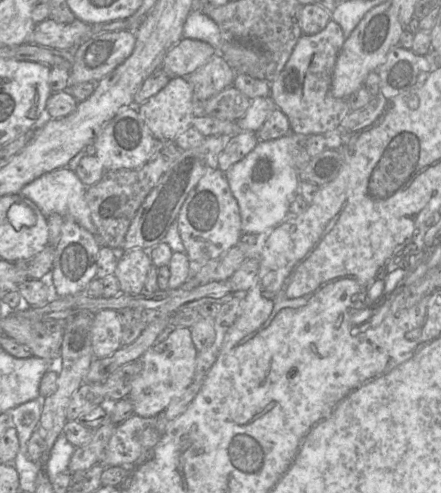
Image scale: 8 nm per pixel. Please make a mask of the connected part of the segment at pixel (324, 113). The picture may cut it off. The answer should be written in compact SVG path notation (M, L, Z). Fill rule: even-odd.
M332 19L315 35L302 35L282 71L271 81L269 97L288 118L291 132L297 135L324 134L340 126L351 111L346 99L335 98L331 93L332 74L337 57L345 42L341 27Z

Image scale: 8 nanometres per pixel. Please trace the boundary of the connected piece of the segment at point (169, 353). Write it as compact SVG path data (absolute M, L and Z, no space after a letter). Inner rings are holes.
M177 327L160 343L155 343L139 358L143 367L132 383L128 398L133 413L141 417L152 417L163 412L181 395L196 376L197 350L187 327Z

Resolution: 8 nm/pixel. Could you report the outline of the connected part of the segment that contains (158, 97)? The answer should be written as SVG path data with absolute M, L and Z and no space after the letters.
M173 77L157 94L135 106L157 140L173 140L191 127L195 96L187 78Z

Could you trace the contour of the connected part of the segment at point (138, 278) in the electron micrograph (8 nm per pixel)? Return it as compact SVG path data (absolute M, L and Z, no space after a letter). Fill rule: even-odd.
M132 249L119 251L118 262L113 275L117 278L121 293L139 295L152 261L148 251Z

